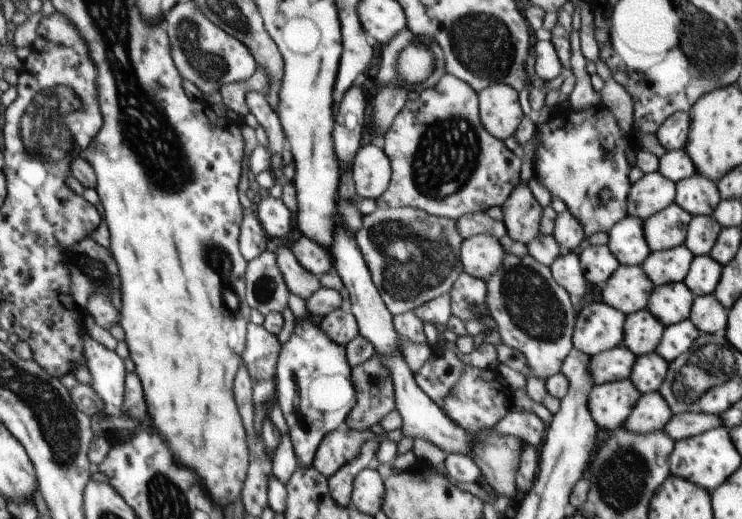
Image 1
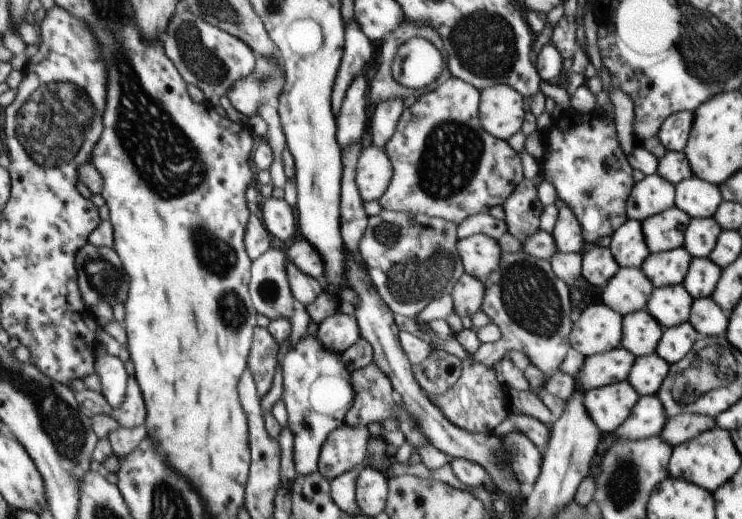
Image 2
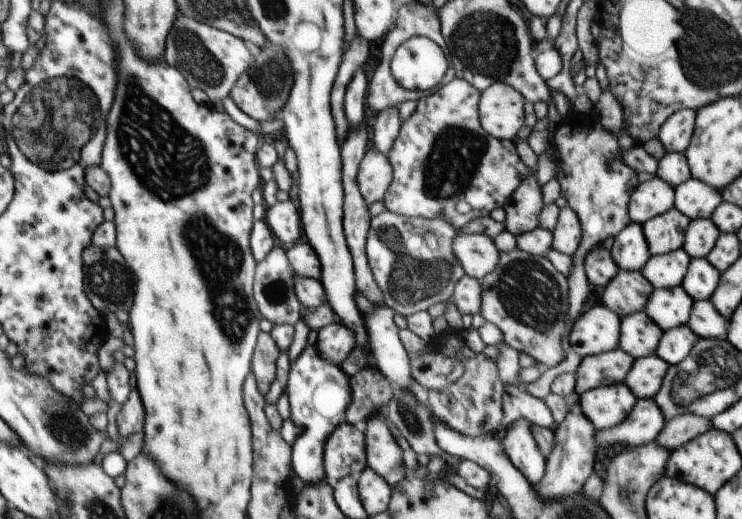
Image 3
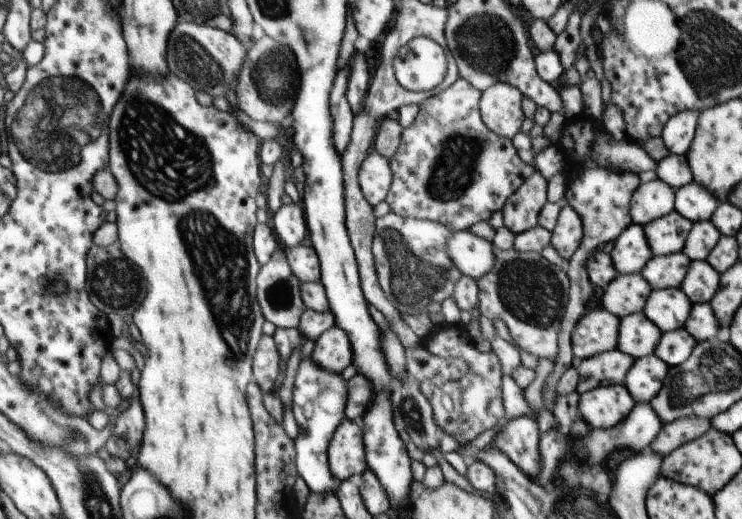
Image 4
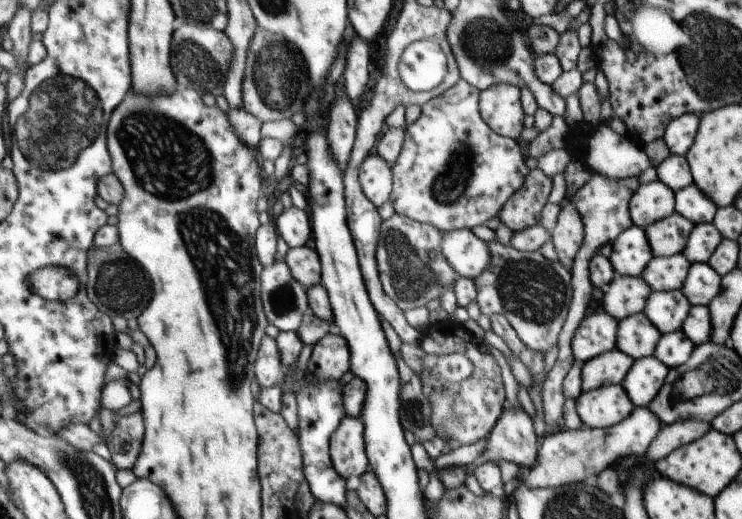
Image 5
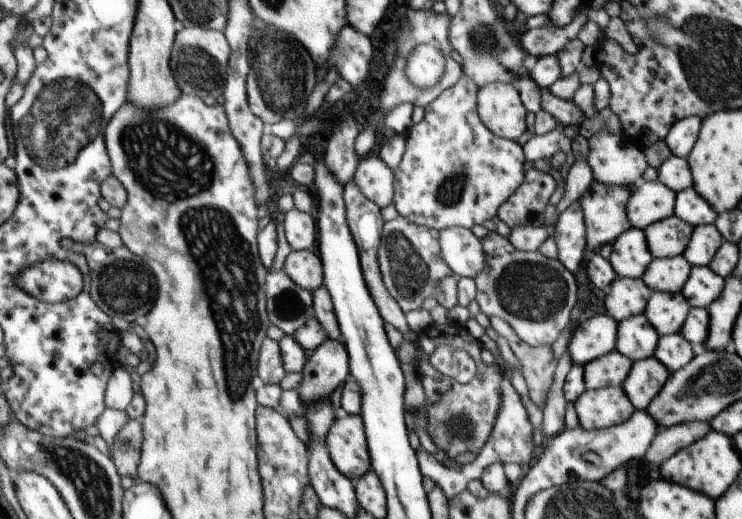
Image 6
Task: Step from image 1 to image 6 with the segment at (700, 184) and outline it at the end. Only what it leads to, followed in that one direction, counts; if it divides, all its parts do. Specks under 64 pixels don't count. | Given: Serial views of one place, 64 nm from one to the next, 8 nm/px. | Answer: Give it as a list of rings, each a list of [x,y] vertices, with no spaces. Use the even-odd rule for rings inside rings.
[[[693,187],[677,193],[674,215],[693,228],[698,225],[711,224],[717,218],[717,213],[693,190]]]

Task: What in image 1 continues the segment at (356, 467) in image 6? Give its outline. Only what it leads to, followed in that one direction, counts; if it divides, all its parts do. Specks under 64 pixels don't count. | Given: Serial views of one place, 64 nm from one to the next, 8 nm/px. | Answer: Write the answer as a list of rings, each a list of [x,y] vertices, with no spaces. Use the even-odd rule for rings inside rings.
[[[369,429],[363,431],[335,430],[328,434],[314,453],[312,468],[323,477],[332,476],[347,462],[350,462],[362,445],[373,436]]]

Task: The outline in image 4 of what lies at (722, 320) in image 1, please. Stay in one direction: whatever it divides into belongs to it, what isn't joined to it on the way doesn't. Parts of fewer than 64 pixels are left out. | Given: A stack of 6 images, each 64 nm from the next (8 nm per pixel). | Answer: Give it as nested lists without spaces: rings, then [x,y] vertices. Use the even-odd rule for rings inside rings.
[[[709,303],[691,305],[689,316],[683,324],[683,328],[697,342],[711,340],[712,338],[721,337],[721,325],[718,323],[717,317],[714,315],[713,309]]]

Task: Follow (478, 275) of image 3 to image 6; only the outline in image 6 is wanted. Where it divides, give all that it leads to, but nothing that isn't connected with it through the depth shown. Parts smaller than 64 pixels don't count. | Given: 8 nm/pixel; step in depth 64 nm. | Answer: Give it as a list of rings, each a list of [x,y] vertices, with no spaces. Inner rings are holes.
[[[449,227],[438,231],[442,259],[453,275],[473,278],[486,264],[486,251],[482,241],[463,227]]]

